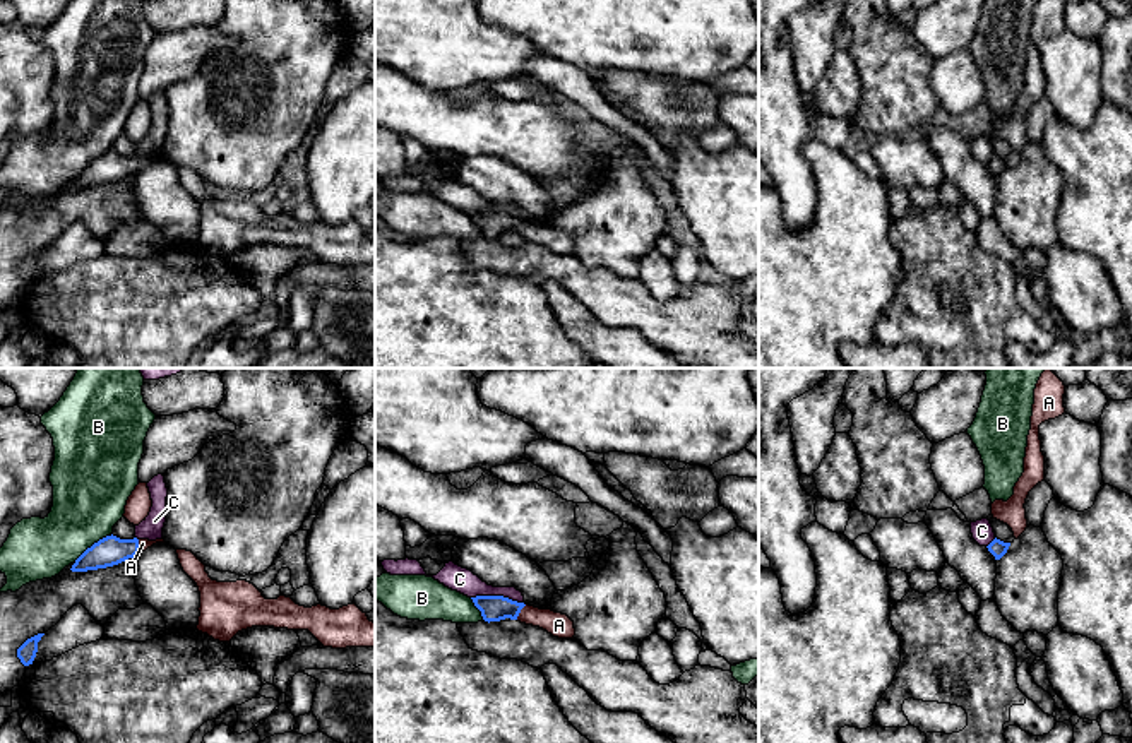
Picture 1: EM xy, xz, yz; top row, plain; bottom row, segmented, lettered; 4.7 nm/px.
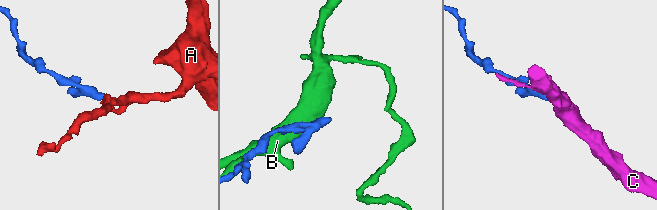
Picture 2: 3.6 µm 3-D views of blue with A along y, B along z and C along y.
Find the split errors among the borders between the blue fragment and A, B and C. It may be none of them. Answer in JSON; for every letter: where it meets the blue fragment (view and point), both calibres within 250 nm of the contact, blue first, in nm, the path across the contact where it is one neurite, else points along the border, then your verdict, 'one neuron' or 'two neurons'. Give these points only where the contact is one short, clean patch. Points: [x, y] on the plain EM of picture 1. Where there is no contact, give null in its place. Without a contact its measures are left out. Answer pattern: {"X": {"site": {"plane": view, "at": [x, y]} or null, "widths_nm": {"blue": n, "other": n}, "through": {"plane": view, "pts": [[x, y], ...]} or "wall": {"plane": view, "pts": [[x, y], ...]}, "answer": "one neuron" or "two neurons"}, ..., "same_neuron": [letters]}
{"A": {"site": {"plane": "xz", "at": [519, 228]}, "widths_nm": {"blue": 130, "other": 110}, "through": {"plane": "xz", "pts": [[494, 225], [519, 228], [559, 242]]}, "answer": "one neuron"}, "B": {"site": {"plane": "xy", "at": [95, 160]}, "widths_nm": {"blue": 140, "other": 360}, "answer": "two neurons"}, "C": {"site": {"plane": "xz", "at": [499, 213]}, "widths_nm": {"blue": 130, "other": 120}, "answer": "two neurons"}, "same_neuron": ["A"]}

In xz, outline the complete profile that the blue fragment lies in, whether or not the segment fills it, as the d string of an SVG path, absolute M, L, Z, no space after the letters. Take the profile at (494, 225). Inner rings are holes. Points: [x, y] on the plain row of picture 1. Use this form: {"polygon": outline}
{"polygon": "M476 212L471 216L488 240L510 235L539 243L558 255L574 255L575 252L574 238L567 231L539 226L503 212Z"}

